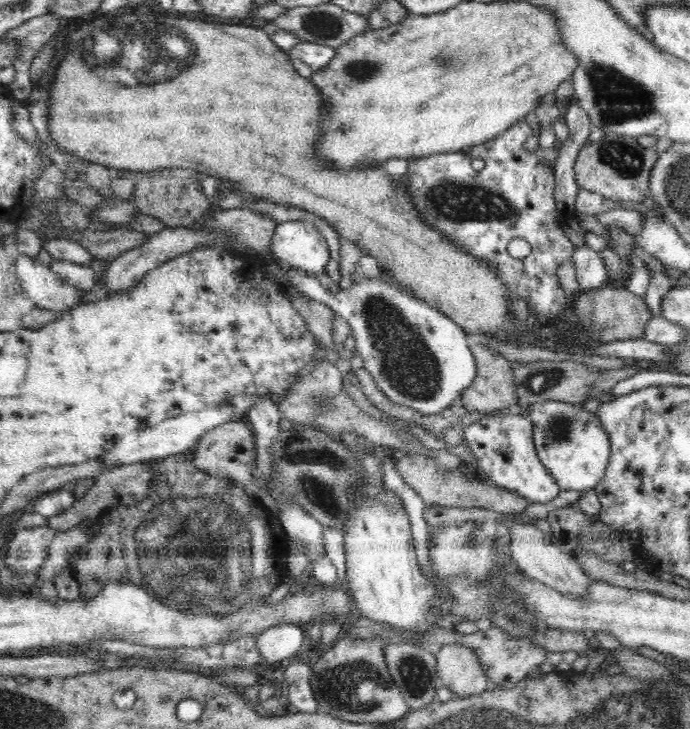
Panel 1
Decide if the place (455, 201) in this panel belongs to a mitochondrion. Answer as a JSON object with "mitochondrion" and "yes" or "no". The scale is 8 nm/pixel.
{"mitochondrion":"yes"}

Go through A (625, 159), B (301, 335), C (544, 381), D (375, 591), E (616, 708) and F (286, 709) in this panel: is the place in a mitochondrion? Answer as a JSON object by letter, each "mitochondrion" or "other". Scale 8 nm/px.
{"A":"mitochondrion","B":"other","C":"mitochondrion","D":"other","E":"mitochondrion","F":"other"}

